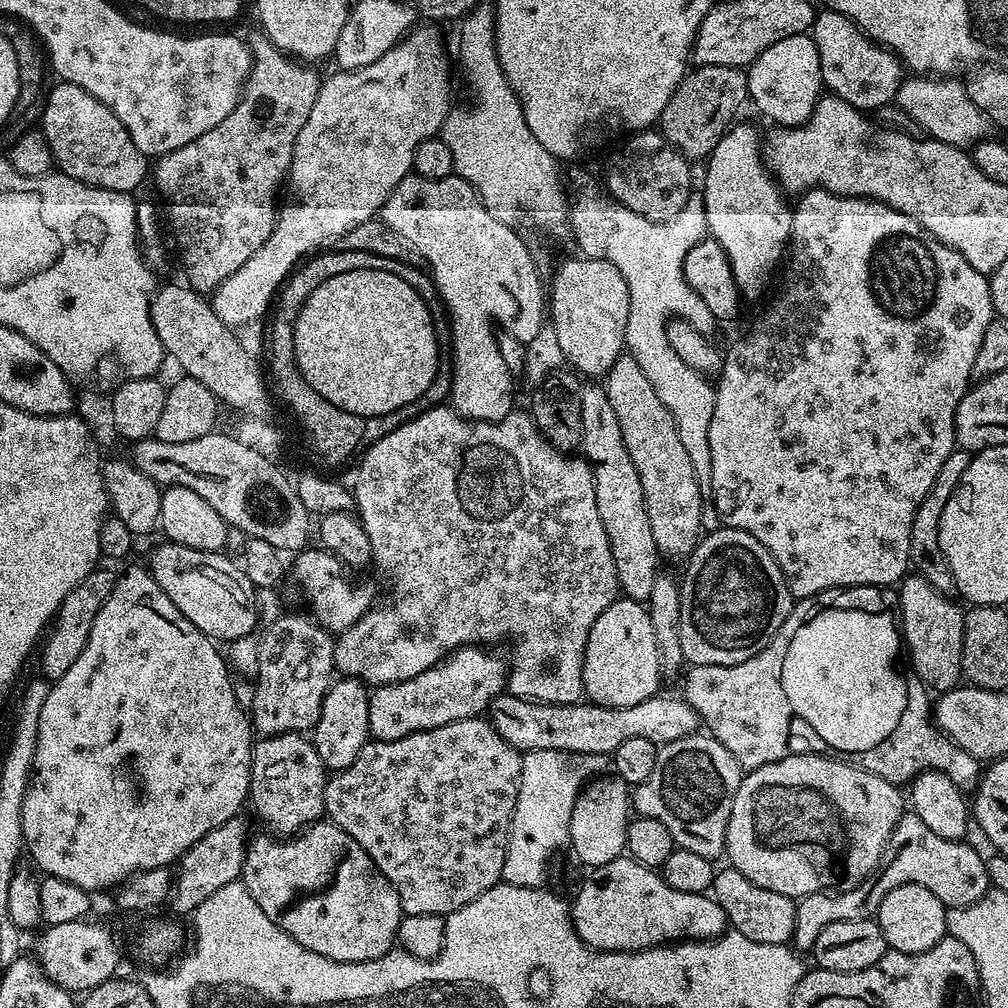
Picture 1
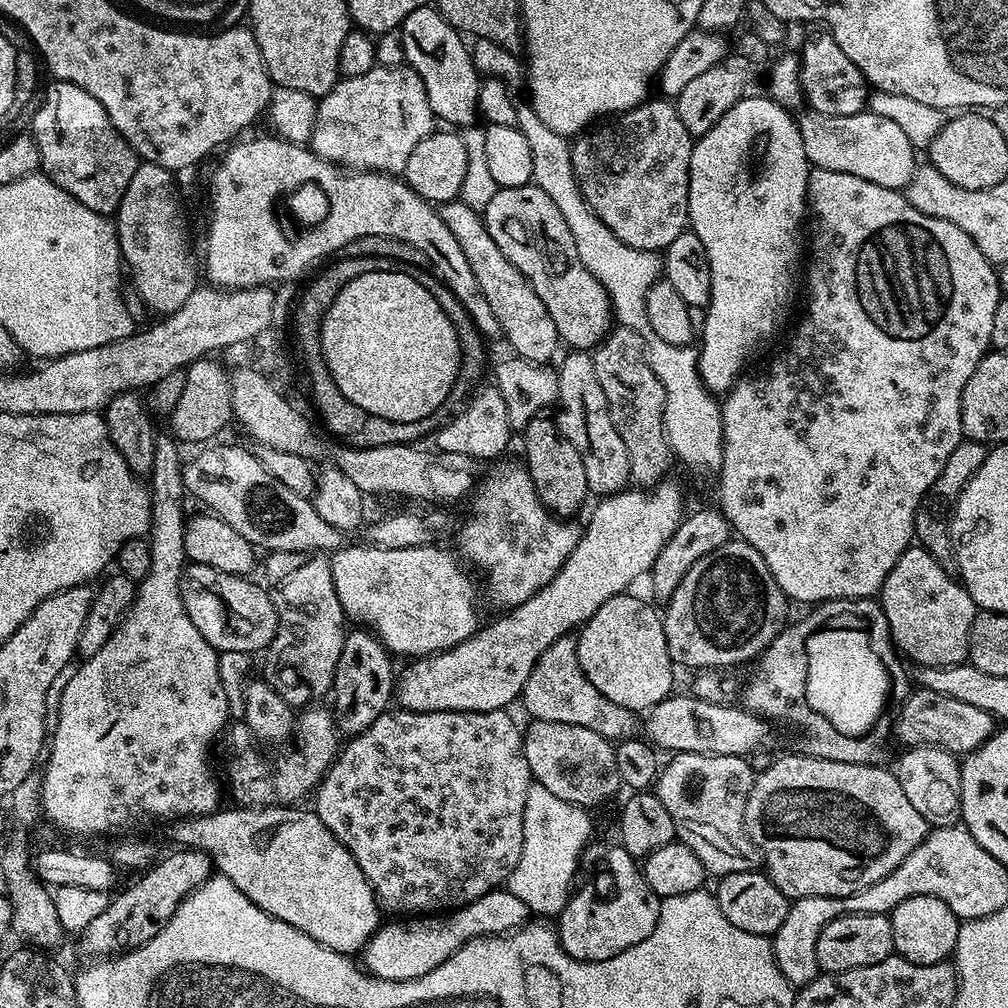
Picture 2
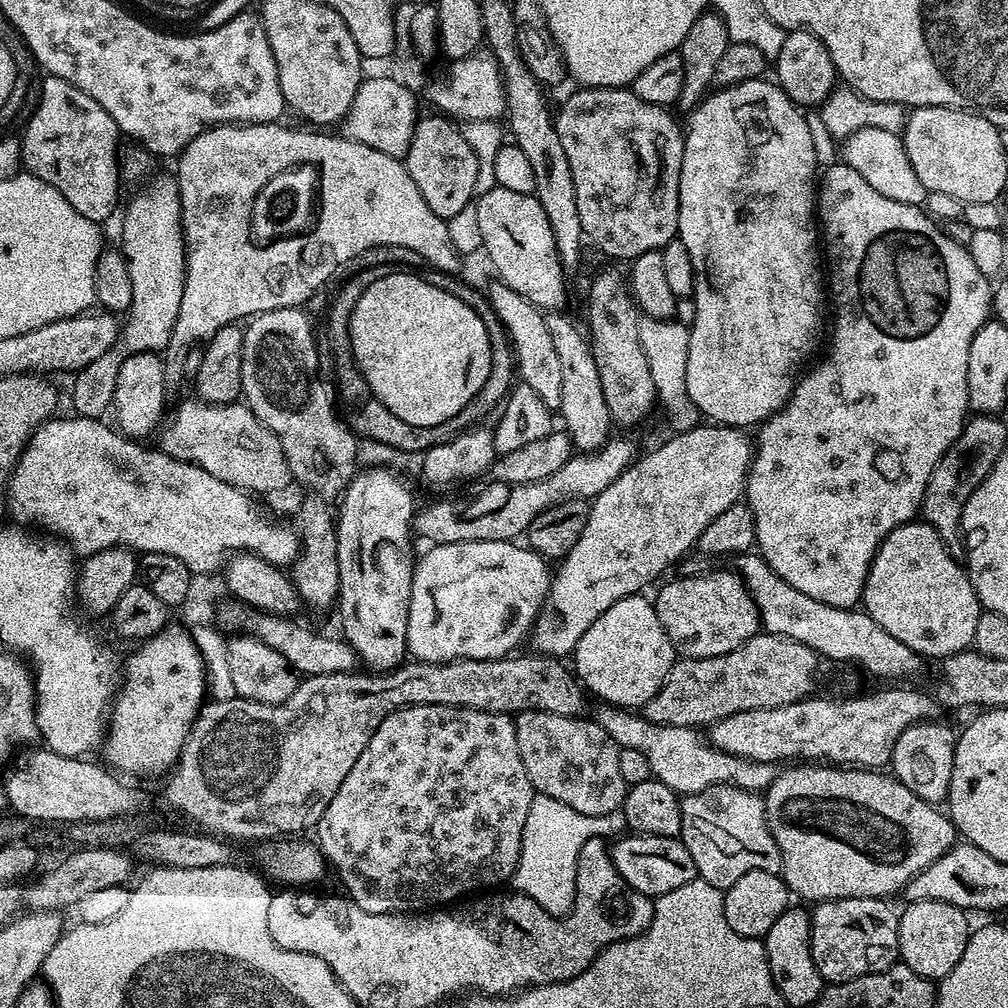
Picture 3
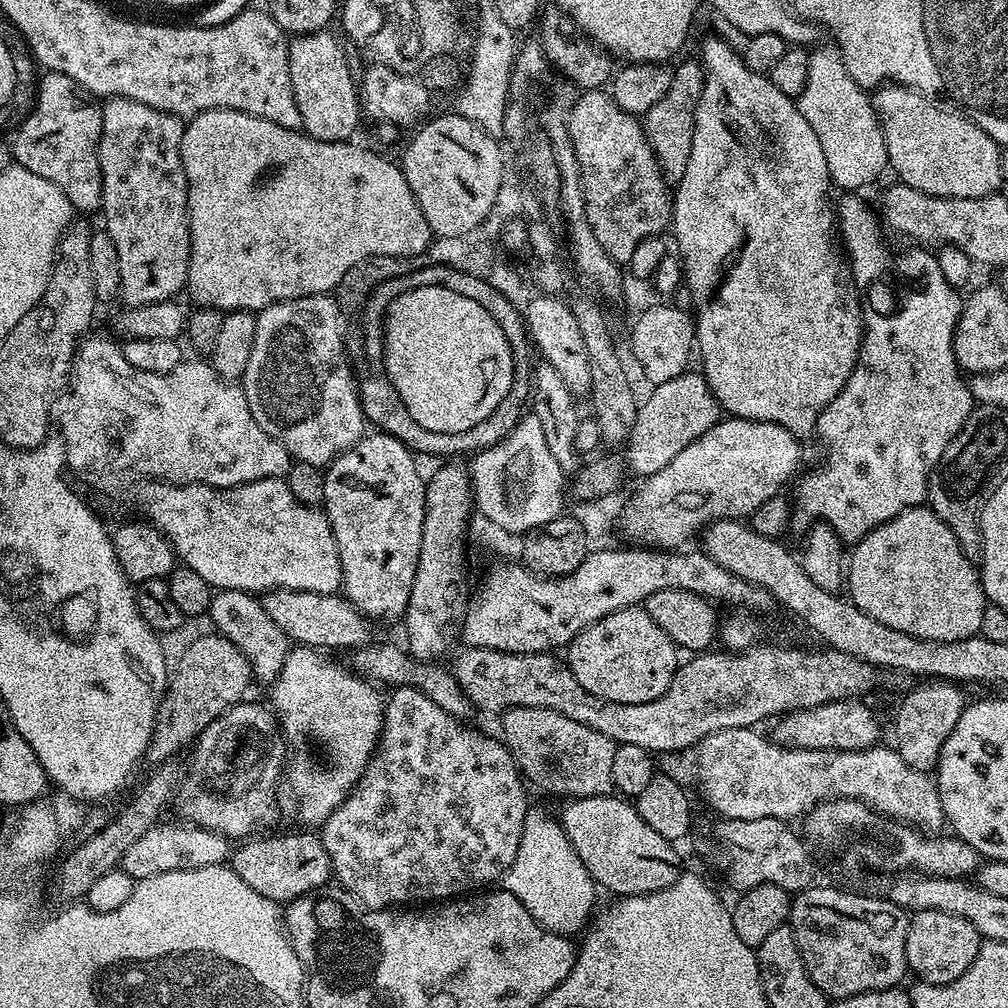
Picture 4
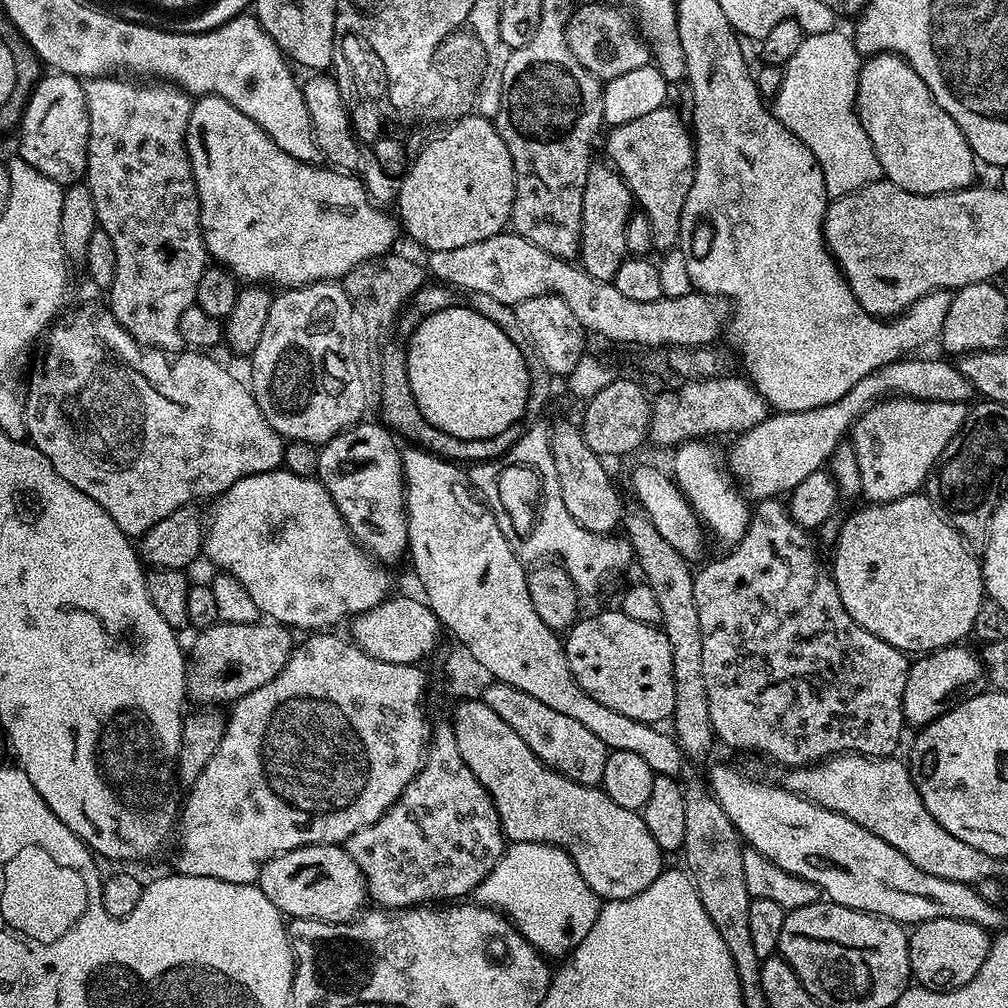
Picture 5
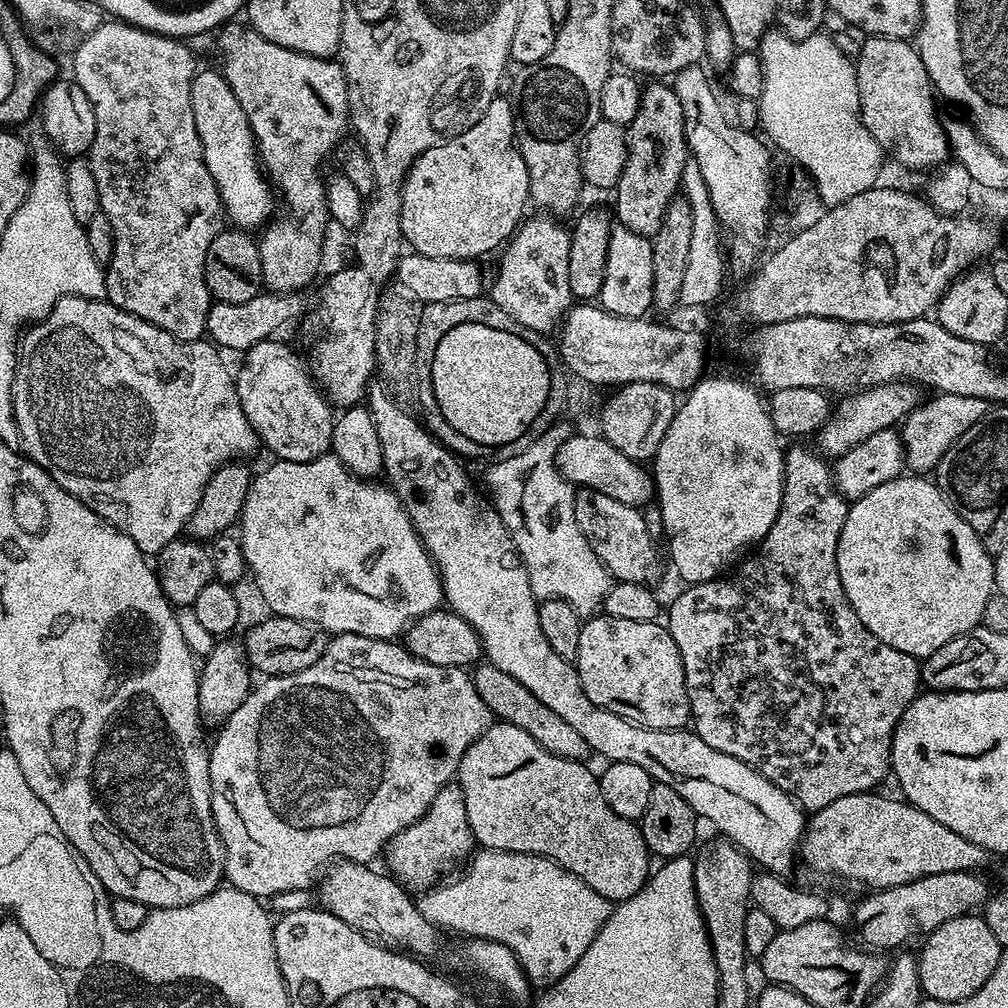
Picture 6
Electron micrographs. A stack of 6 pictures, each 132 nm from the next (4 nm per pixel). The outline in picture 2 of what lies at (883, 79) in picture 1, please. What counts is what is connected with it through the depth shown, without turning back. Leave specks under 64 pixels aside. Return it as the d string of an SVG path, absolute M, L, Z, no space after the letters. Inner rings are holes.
M812 30L798 49L800 58L800 85L804 91L804 104L818 114L830 114L841 118L855 118L868 106L870 85L868 79L846 58L827 30Z

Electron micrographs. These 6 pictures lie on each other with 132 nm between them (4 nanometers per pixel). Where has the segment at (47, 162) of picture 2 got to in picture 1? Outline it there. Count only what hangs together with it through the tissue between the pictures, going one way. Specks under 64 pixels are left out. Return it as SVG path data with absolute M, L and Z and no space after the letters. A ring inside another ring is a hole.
M60 82L57 85L57 88L49 94L48 101L46 101L47 96L43 101L45 104L42 131L52 151L53 165L63 175L74 178L83 184L129 194L135 193L134 190L143 182L144 175L147 172L149 175L149 157L144 156L142 150L138 150L138 146L134 146L130 134L126 134L126 126L122 126L122 122L118 122L118 118L114 118L112 111L106 106L102 106L102 102L98 102L98 98L86 94L86 90L73 84Z

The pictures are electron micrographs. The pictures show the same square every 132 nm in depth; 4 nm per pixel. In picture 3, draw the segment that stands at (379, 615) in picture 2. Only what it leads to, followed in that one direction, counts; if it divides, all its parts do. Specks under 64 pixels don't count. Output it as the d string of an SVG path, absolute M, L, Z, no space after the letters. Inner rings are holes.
M510 540L450 542L429 547L412 570L412 593L406 622L407 655L412 660L448 664L452 660L503 660L529 639L536 616L548 597L550 571L545 557Z

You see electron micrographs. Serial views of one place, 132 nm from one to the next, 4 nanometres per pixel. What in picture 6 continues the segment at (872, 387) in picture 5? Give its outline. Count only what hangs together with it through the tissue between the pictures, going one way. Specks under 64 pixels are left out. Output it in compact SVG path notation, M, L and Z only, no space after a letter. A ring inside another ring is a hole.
M895 380L889 384L879 384L873 388L861 388L858 392L845 395L840 405L831 409L828 420L815 433L815 447L825 457L835 458L846 454L858 442L866 442L870 434L878 434L878 430L896 428L905 416L922 403L921 389L907 380Z

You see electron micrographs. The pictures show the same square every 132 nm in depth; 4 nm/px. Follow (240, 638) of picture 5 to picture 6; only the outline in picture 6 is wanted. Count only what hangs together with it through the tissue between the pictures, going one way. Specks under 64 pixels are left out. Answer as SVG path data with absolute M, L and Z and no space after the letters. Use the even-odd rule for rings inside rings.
M268 614L265 617L265 620L258 621L245 636L242 636L249 669L257 673L260 671L261 677L285 676L298 670L306 670L306 666L314 666L314 662L318 662L328 649L329 633L314 622L275 614Z

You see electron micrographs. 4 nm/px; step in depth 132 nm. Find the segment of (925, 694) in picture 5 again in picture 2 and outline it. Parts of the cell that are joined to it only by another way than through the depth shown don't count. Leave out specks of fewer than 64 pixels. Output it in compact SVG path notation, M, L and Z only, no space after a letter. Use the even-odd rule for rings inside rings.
M927 746L904 750L900 761L894 765L898 786L902 786L906 799L932 828L957 826L961 823L960 765L961 761L953 753Z

